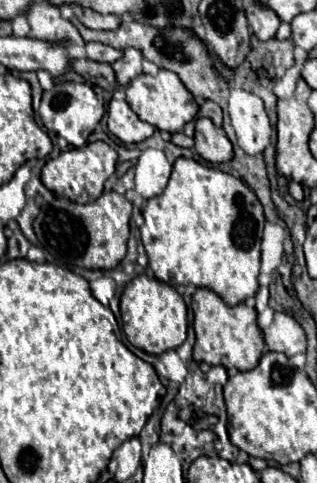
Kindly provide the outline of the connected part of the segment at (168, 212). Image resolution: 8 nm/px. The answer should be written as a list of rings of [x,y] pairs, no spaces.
[[[180,157],[168,187],[144,207],[140,239],[154,277],[172,287],[196,285],[218,293],[228,305],[244,303],[258,293],[260,241],[264,213],[254,191],[230,173]]]

